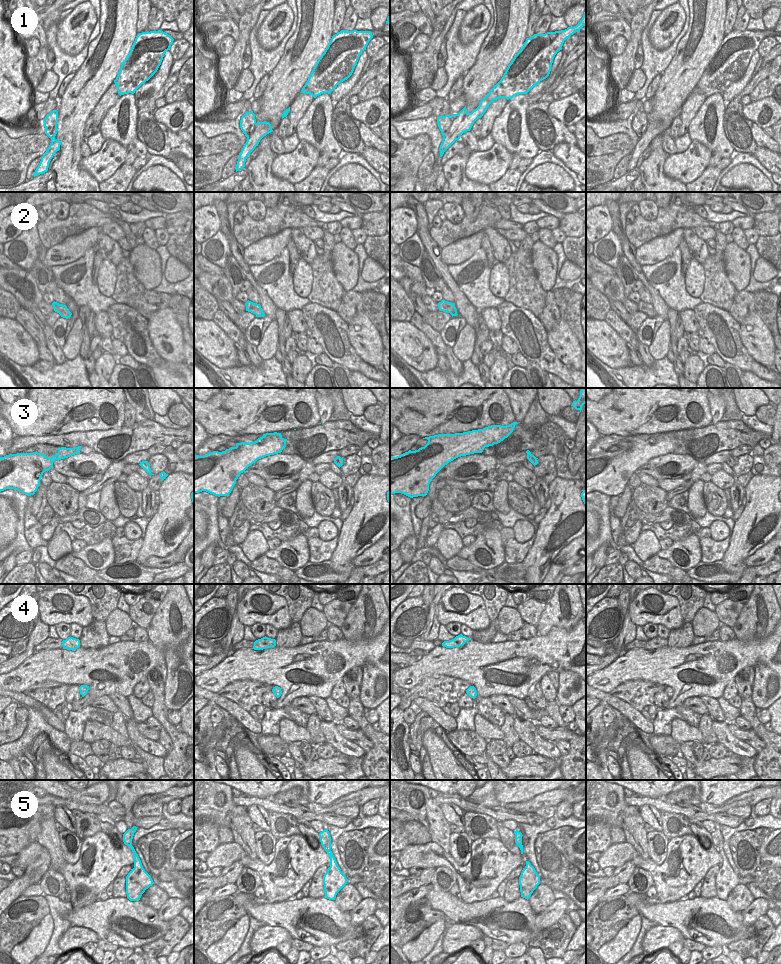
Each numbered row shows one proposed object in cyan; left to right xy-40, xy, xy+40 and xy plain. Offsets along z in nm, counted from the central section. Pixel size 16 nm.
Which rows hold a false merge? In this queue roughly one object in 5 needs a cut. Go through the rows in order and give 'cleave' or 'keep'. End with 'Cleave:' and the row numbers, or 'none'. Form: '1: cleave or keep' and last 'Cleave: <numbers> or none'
1: cleave
2: keep
3: keep
4: keep
5: keep
Cleave: 1

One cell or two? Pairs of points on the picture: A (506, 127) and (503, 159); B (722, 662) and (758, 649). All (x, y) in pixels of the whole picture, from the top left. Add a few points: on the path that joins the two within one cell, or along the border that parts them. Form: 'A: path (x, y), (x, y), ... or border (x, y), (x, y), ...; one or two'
A: border (495, 142), (503, 145), (512, 154); two
B: path (731, 657), (749, 654); one

